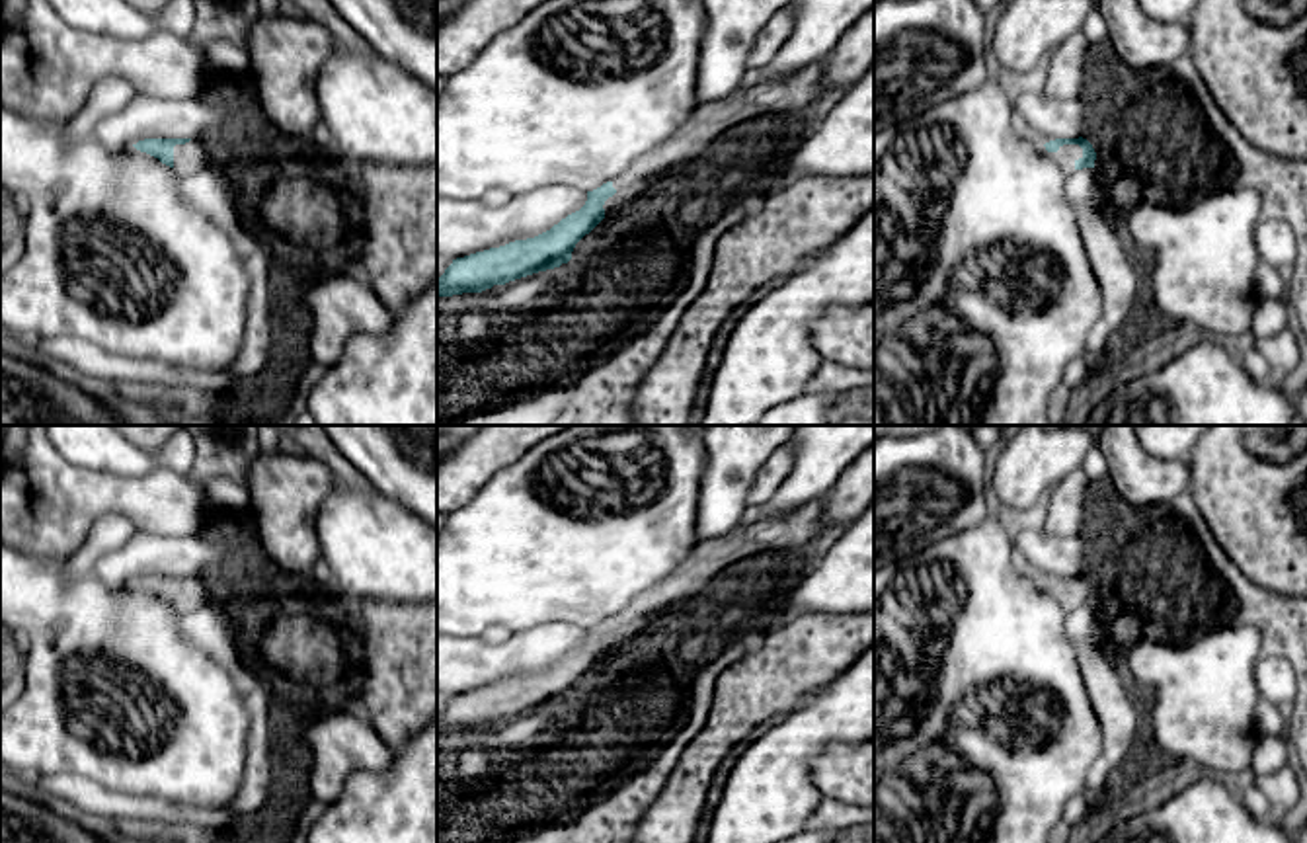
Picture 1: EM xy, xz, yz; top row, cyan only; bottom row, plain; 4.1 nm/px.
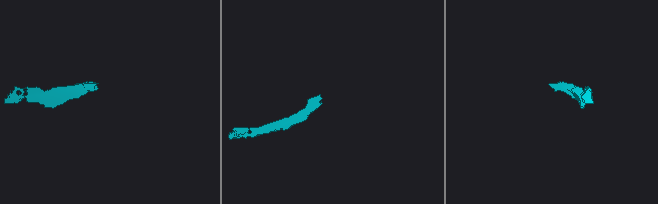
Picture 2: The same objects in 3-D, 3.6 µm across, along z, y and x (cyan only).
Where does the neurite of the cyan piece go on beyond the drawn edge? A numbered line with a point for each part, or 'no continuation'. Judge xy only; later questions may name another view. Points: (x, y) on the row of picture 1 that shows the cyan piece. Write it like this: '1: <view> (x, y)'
1: xy (192, 157)

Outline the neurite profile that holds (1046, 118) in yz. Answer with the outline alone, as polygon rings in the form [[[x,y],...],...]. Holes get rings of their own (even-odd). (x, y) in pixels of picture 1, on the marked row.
[[[1036,84],[1014,88],[1012,111],[1018,125],[1044,144],[1055,139],[1079,139],[1083,131],[1083,101],[1048,96]]]

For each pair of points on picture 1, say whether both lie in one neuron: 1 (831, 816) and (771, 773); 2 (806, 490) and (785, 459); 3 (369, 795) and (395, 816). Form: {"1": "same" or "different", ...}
{"1": "different", "2": "different", "3": "same"}

